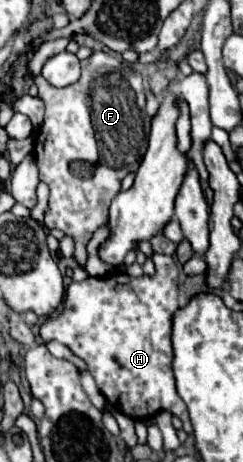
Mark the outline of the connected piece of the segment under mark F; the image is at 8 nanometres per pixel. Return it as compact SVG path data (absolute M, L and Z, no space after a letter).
M98 51L92 57L82 61L82 75L76 83L68 87L52 87L42 75L34 77L38 87L38 97L46 105L44 123L38 131L34 155L40 169L40 181L50 187L50 201L46 209L46 225L48 229L60 229L66 235L76 239L74 259L84 265L86 263L86 243L94 235L98 227L108 221L110 201L120 193L120 181L128 173L136 173L140 161L148 147L148 121L150 117L144 111L146 97L140 73L136 73L128 63L120 61L120 79L118 79L118 59L110 53Z

